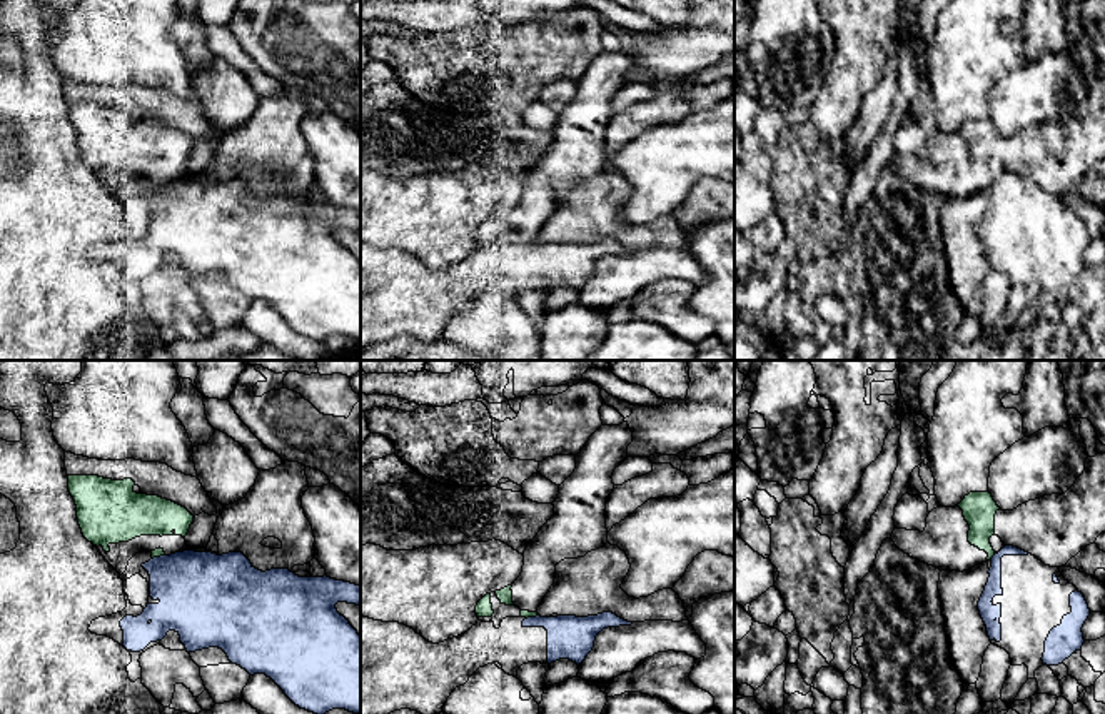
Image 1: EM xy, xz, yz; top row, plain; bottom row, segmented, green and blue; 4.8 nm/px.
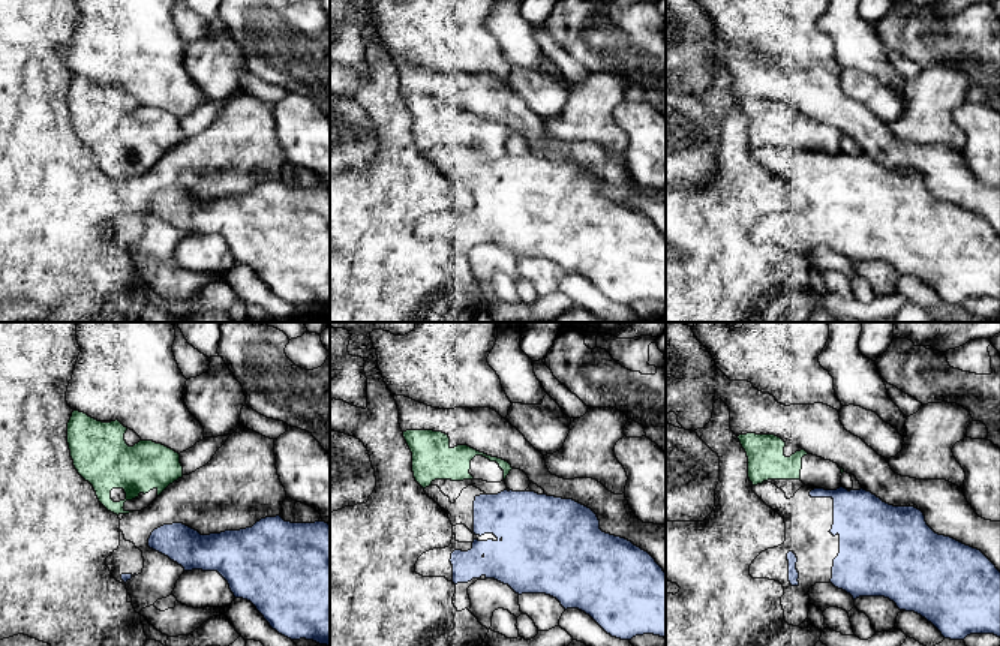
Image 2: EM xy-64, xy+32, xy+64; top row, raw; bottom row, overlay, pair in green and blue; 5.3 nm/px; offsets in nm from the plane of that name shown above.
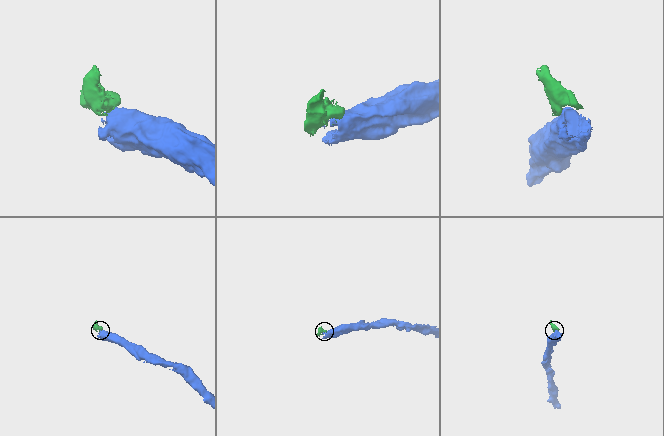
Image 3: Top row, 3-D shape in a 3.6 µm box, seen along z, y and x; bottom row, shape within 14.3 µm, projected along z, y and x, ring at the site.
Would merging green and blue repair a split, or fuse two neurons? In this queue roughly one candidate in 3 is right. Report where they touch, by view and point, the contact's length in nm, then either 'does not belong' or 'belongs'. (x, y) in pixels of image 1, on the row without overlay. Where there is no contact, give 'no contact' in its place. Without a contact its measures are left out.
yz (992, 182) | 50 nm | does not belong

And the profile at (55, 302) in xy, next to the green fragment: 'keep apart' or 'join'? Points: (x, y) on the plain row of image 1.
keep apart

